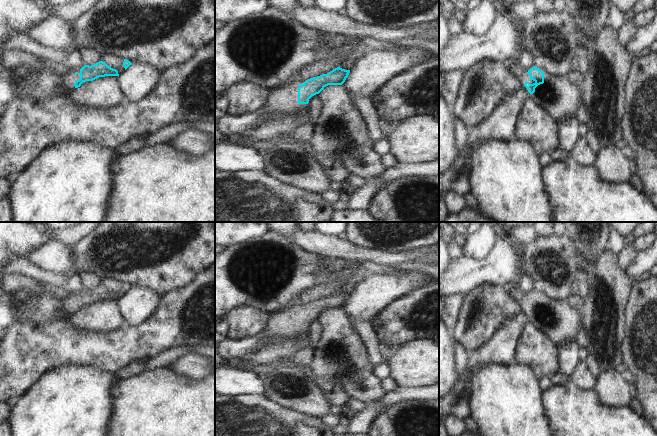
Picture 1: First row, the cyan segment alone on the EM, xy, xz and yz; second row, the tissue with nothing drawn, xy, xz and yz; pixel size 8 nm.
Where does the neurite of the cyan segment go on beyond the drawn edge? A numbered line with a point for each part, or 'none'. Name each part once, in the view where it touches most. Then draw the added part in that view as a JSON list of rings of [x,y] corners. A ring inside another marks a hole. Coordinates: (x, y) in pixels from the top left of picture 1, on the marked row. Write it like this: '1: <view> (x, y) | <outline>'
1: yz (557, 96) | [[[525,69],[520,78],[522,89],[527,92],[527,99],[533,100],[558,124],[568,119],[577,119],[583,100],[582,90],[573,85],[567,77],[557,77],[541,70],[544,73],[544,83],[538,85],[535,92],[530,94],[524,86],[526,81],[535,83],[527,73],[530,69]]]

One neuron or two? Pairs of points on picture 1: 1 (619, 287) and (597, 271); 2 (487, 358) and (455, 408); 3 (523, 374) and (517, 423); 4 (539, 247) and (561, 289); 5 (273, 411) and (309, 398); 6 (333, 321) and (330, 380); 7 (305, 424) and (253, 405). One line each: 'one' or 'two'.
1: one
2: one
3: one
4: one
5: two
6: one
7: one

